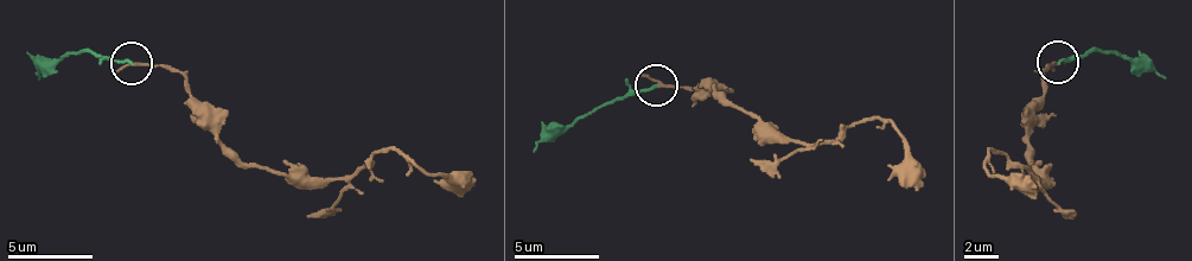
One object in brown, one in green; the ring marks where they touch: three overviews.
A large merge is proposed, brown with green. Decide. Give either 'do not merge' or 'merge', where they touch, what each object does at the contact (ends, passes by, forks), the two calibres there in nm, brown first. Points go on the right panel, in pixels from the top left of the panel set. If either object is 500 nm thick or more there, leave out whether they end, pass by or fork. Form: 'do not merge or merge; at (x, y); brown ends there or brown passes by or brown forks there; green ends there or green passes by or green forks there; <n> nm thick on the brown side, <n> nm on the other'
merge; at (1058, 62); brown passes by; green ends there; 140 nm thick on the brown side, 170 nm on the other

